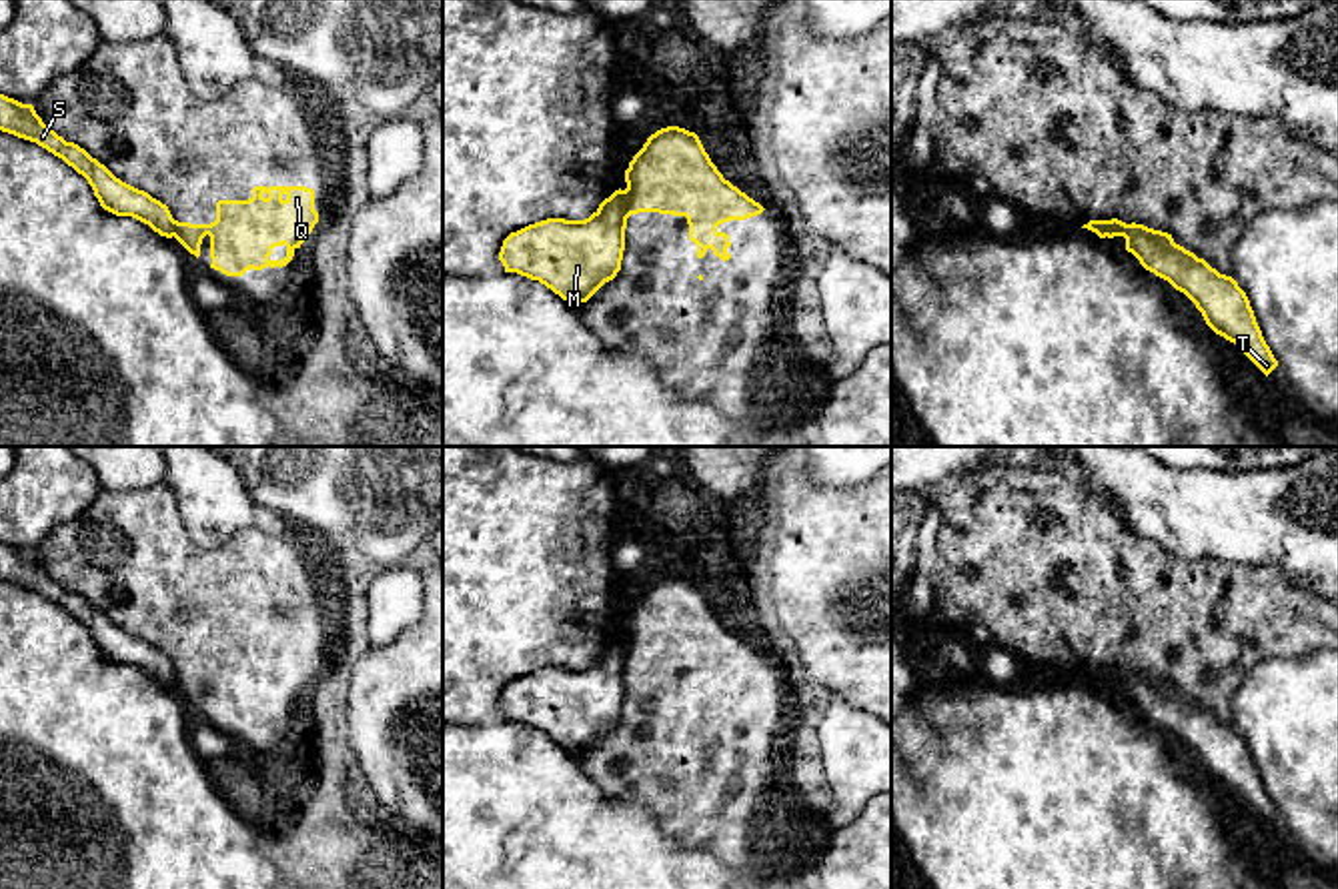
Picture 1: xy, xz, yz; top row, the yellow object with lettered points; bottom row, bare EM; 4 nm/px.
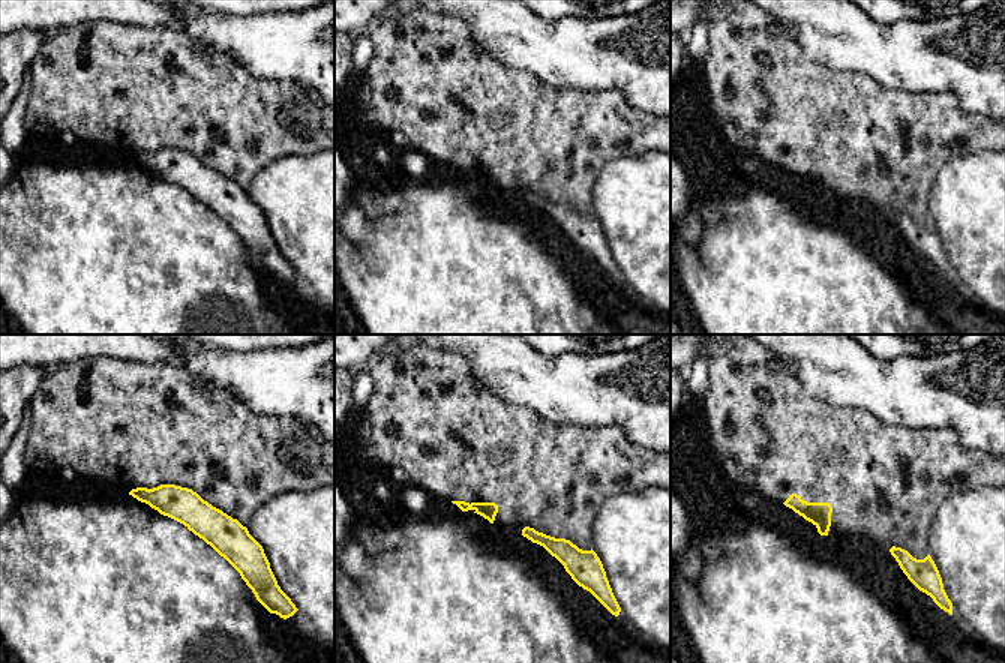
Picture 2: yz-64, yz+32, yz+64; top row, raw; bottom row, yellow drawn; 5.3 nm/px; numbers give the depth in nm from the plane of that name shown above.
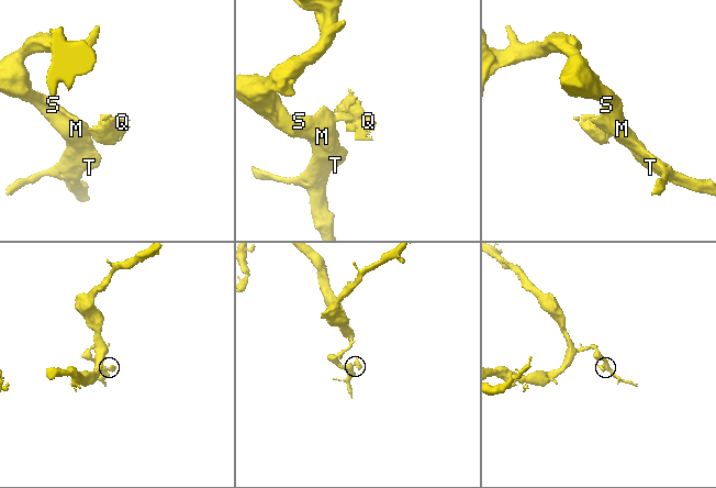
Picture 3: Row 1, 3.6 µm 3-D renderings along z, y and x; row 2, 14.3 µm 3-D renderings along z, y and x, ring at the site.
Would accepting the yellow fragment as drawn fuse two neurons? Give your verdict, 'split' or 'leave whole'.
split

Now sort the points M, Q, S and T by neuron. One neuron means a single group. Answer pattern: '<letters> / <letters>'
M S T / Q

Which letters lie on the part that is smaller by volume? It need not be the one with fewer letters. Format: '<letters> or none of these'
Q

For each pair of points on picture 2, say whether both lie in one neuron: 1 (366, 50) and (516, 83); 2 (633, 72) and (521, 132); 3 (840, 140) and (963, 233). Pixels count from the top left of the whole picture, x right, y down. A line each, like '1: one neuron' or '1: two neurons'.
1: two neurons
2: two neurons
3: two neurons

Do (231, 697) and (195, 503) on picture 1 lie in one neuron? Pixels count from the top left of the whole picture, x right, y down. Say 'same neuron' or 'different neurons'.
different neurons

